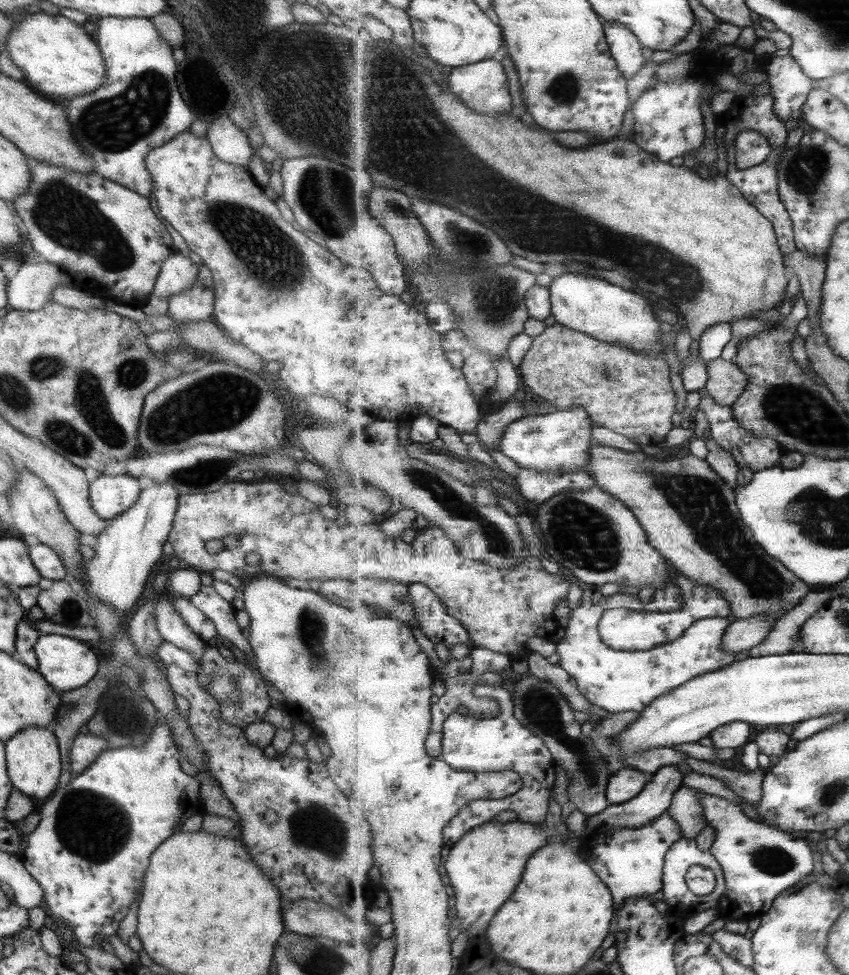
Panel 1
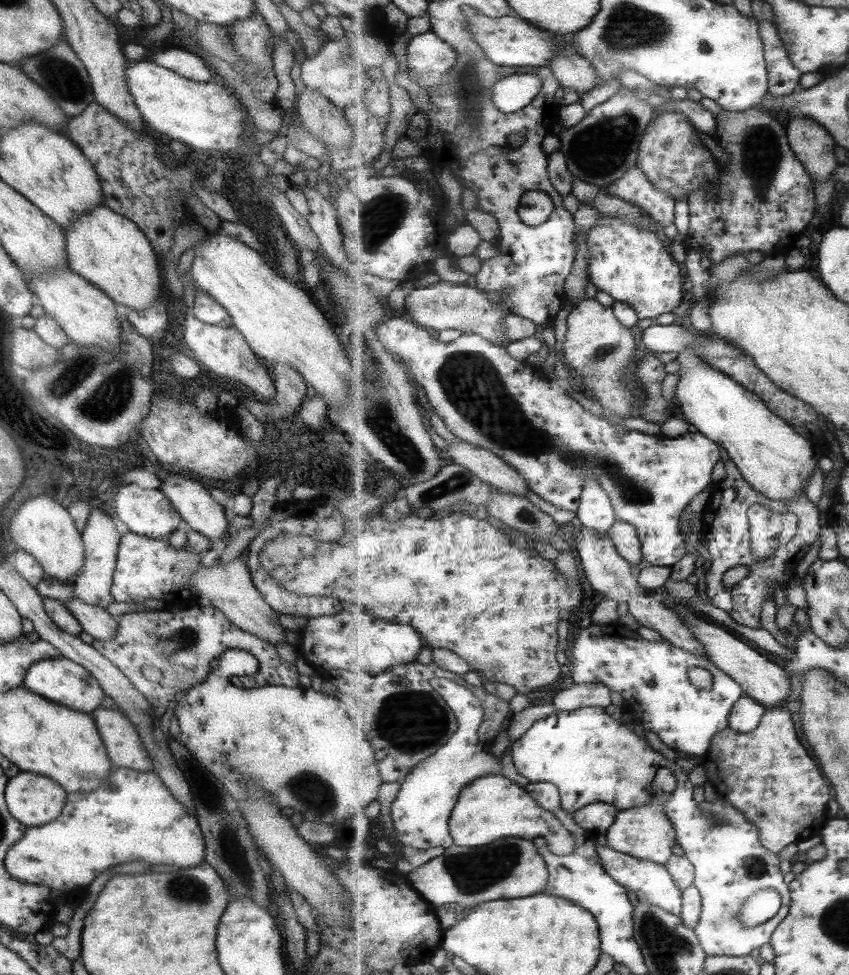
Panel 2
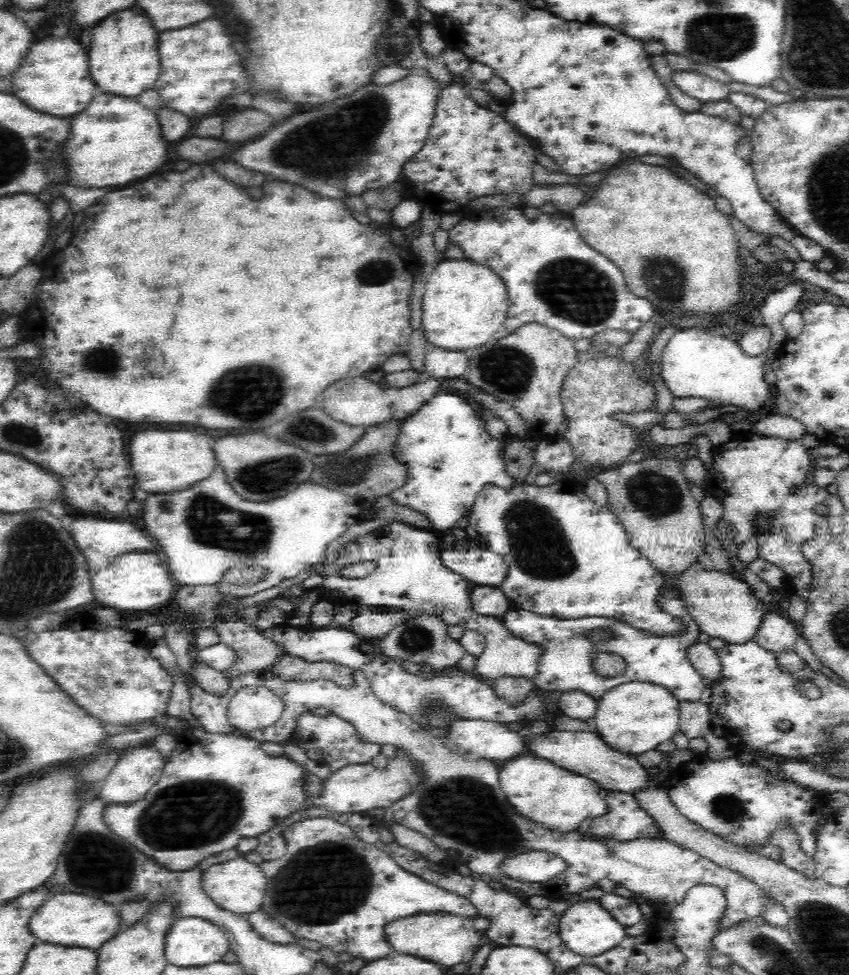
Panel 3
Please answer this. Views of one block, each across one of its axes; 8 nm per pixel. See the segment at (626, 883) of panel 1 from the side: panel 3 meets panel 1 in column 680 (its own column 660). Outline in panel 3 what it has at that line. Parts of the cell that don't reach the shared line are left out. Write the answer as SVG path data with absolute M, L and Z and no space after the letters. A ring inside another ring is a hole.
M602 790L602 795L606 803L609 804L609 814L600 819L587 819L577 830L582 836L591 836L591 838L604 842L608 842L608 840L611 842L632 842L632 840L644 838L664 839L664 831L660 824L655 822L655 818L648 814L634 795L608 790Z

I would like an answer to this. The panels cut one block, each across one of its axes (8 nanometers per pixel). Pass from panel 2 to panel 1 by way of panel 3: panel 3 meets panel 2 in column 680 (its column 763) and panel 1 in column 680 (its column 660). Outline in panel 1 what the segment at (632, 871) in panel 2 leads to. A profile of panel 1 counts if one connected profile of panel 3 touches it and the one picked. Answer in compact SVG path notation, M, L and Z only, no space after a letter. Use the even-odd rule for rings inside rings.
M685 838L678 840L669 850L666 856L666 863L664 866L664 902L668 905L669 910L673 906L689 906L692 911L699 909L709 910L711 908L718 908L724 906L724 895L726 890L726 884L724 882L724 870L716 856L713 856L711 851L703 852L697 844L696 839ZM695 864L710 868L717 879L719 880L716 884L716 888L709 895L697 896L693 894L689 888L687 888L687 882L685 882L685 876L689 872L691 866Z

